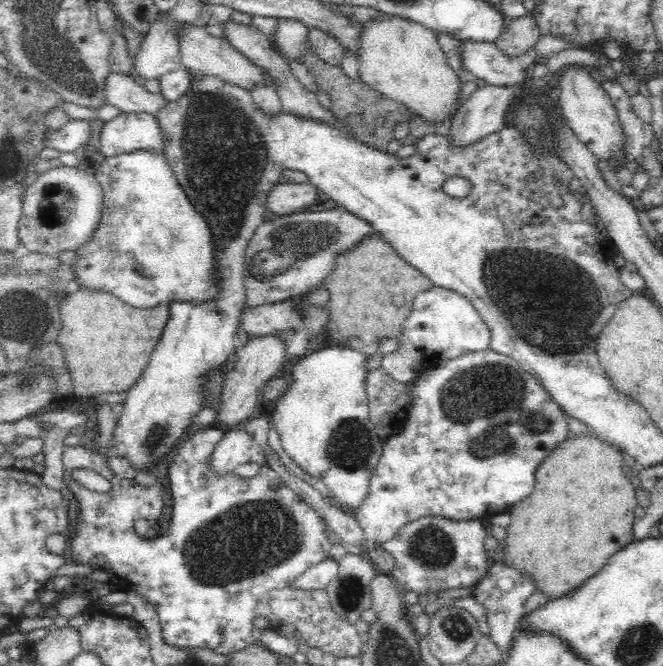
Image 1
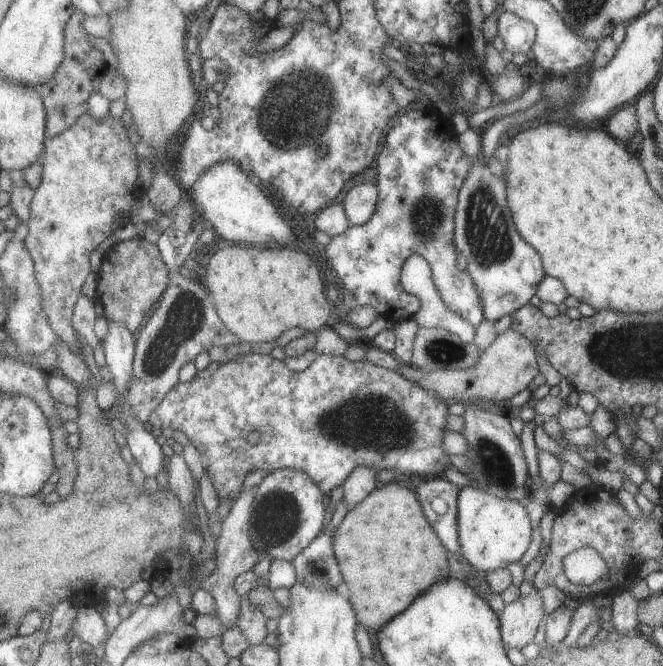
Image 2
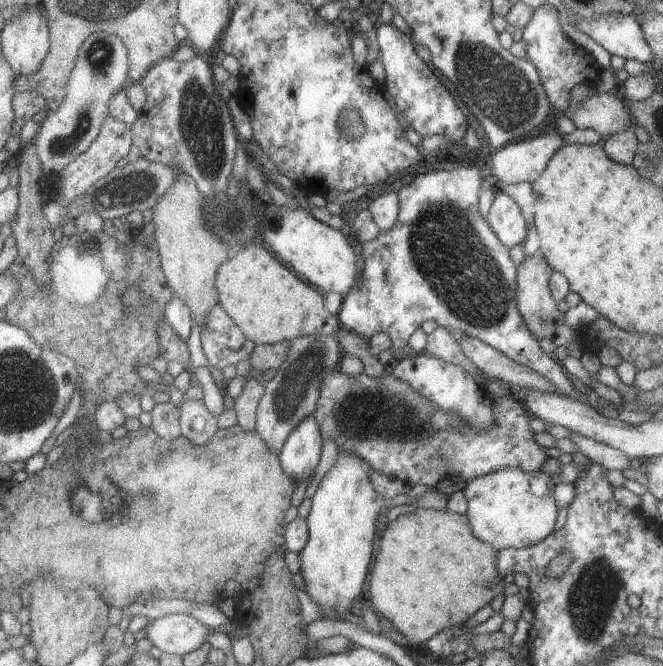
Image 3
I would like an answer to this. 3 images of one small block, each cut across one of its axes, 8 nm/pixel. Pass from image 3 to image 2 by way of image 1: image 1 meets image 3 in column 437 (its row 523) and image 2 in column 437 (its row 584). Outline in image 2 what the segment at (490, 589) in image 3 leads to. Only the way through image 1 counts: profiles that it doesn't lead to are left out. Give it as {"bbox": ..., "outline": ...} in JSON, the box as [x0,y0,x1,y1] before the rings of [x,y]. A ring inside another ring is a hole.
{"bbox":[335,482,454,632],"outline":[[[400,482],[381,484],[366,501],[358,504],[356,510],[347,514],[335,532],[335,552],[345,576],[345,587],[356,604],[360,623],[379,632],[411,609],[432,586],[454,576],[448,560],[450,552],[428,519],[418,496],[410,486],[402,486]]]}

